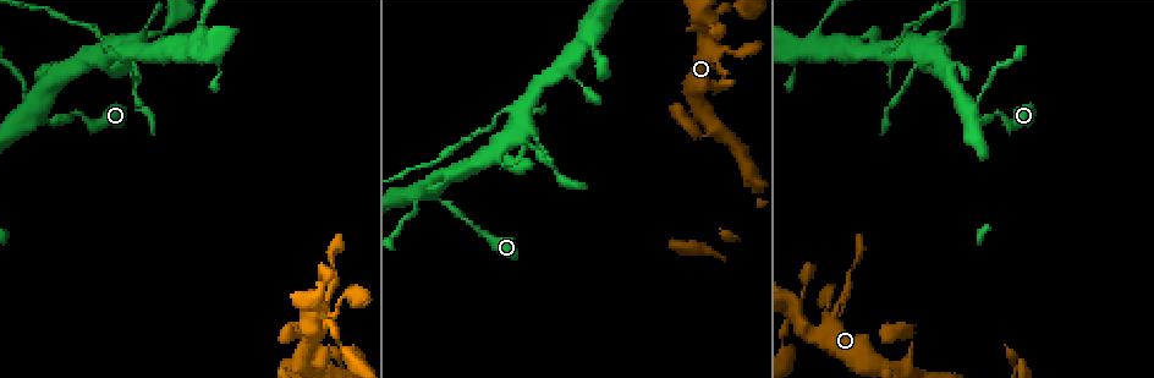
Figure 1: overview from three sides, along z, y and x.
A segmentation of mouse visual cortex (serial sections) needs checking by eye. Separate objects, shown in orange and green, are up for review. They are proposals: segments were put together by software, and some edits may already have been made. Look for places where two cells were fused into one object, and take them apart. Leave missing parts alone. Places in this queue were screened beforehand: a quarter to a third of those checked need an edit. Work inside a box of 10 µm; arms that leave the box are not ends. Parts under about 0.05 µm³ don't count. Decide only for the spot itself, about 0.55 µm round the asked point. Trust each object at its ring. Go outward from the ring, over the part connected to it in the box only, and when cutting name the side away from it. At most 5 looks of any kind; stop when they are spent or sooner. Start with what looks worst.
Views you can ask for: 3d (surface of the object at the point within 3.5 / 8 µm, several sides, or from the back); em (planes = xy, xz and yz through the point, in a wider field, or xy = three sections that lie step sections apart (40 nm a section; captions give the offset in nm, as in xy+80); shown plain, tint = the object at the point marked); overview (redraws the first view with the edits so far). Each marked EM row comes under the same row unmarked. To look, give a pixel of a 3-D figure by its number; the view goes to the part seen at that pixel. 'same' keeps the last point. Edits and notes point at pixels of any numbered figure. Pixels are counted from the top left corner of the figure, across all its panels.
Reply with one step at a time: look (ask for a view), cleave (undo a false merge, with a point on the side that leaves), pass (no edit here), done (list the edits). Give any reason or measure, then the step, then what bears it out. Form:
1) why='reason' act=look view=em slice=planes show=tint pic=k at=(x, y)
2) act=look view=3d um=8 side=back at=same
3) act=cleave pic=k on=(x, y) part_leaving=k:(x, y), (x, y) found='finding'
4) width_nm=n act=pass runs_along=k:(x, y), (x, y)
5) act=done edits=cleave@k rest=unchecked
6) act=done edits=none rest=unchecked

why='a narrow waist' act=look view=3d um=8 pic=1 at=(829, 306)

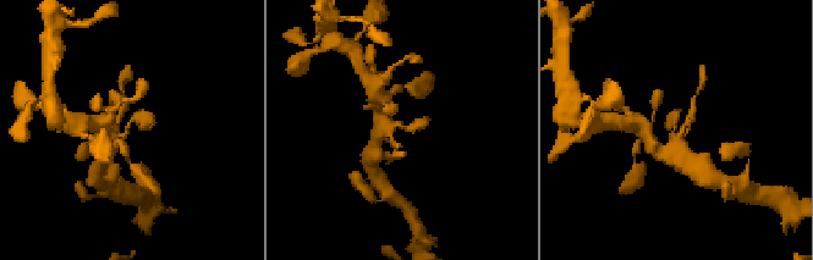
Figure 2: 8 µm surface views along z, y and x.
act=look view=3d um=3.5 at=same

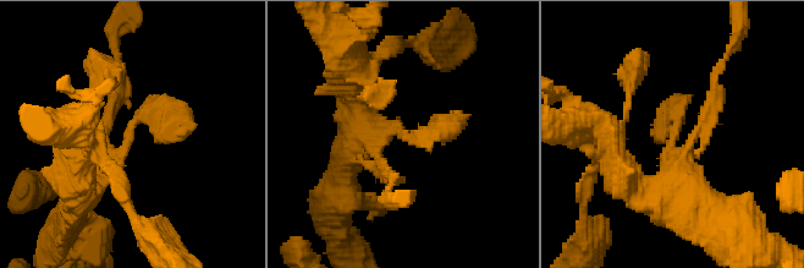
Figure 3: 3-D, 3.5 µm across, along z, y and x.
act=pass runs_along=3:(78, 191), (147, 111), (192, 127) found='all the same cell'

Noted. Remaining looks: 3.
why='a narrow waist' act=look view=3d um=3.5 side=back pic=1 at=(708, 135)

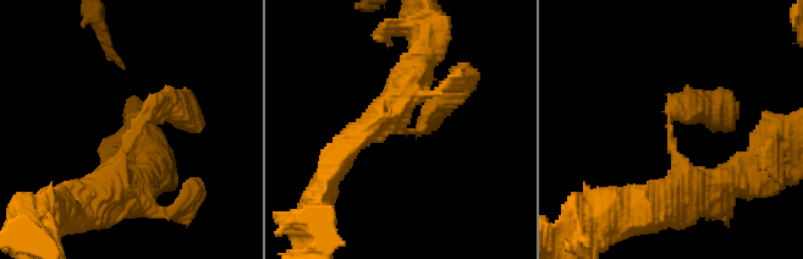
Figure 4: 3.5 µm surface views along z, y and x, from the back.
act=look view=em slice=xy step=1 show=tint pic=4 at=(132, 128)

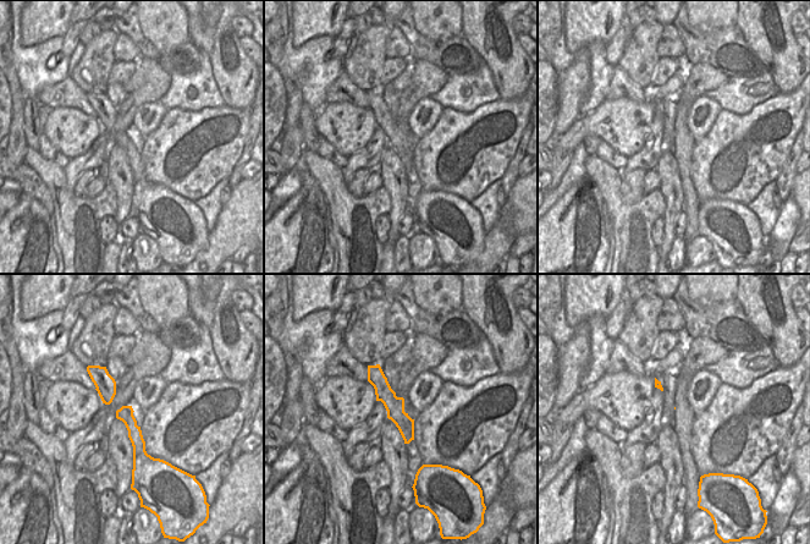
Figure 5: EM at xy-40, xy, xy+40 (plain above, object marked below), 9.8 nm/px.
why='cut it another way' act=look view=em slice=planes show=tint at=same

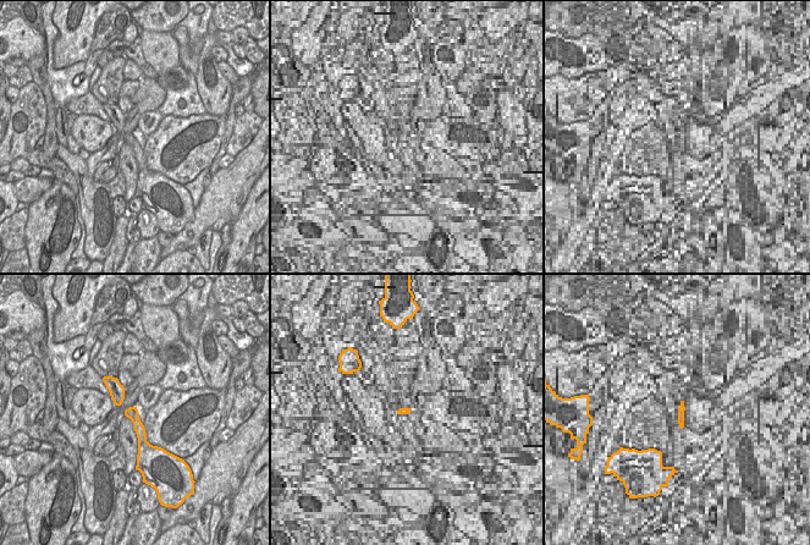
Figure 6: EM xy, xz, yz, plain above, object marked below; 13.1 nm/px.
arm_widths_nm=300,450 act=pass runs_along=6:(132, 409), (142, 435), (142, 449) found='one cell here'

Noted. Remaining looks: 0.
act=done edits=none rest=unchecked

